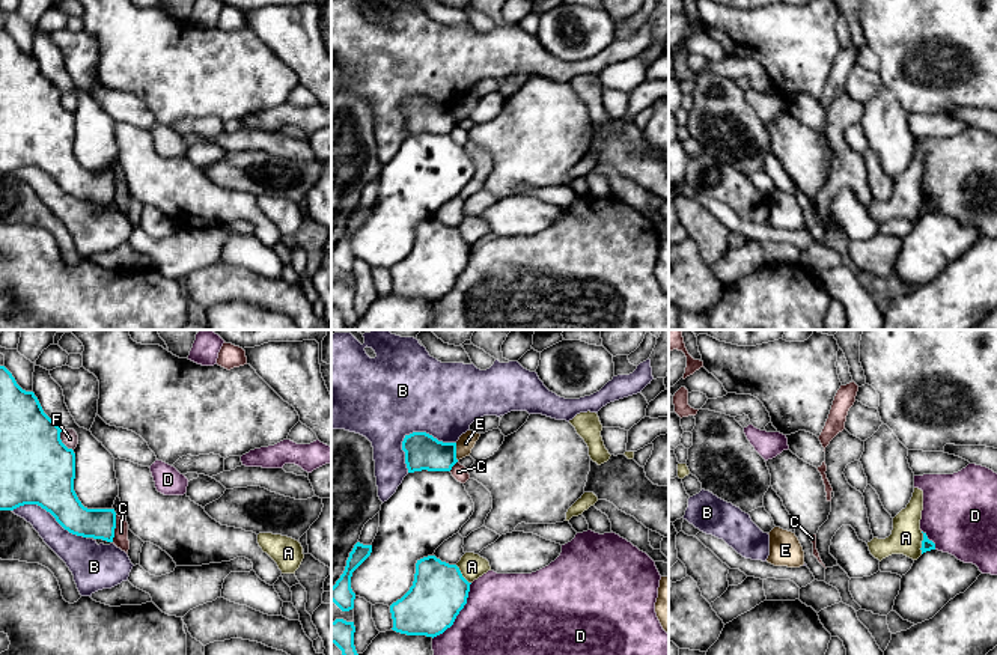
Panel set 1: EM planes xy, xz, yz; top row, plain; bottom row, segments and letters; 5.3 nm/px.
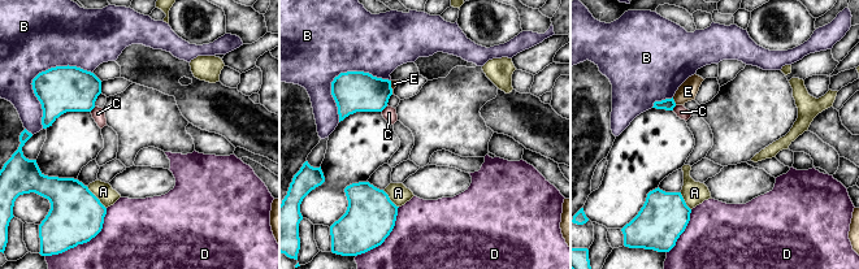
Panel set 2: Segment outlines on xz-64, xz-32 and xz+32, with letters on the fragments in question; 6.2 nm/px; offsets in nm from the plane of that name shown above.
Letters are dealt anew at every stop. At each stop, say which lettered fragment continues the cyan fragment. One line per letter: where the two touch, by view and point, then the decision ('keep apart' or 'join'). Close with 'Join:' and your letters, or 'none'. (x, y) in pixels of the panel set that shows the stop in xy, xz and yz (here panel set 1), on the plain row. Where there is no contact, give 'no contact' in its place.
A: contact yz (922, 205); keep apart
B: contact xz (413, 95); keep apart
C: contact xy (115, 190); keep apart
D: contact xz (458, 276); keep apart
E: contact xz (455, 115); keep apart
F: contact xy (60, 104); keep apart
Join: none

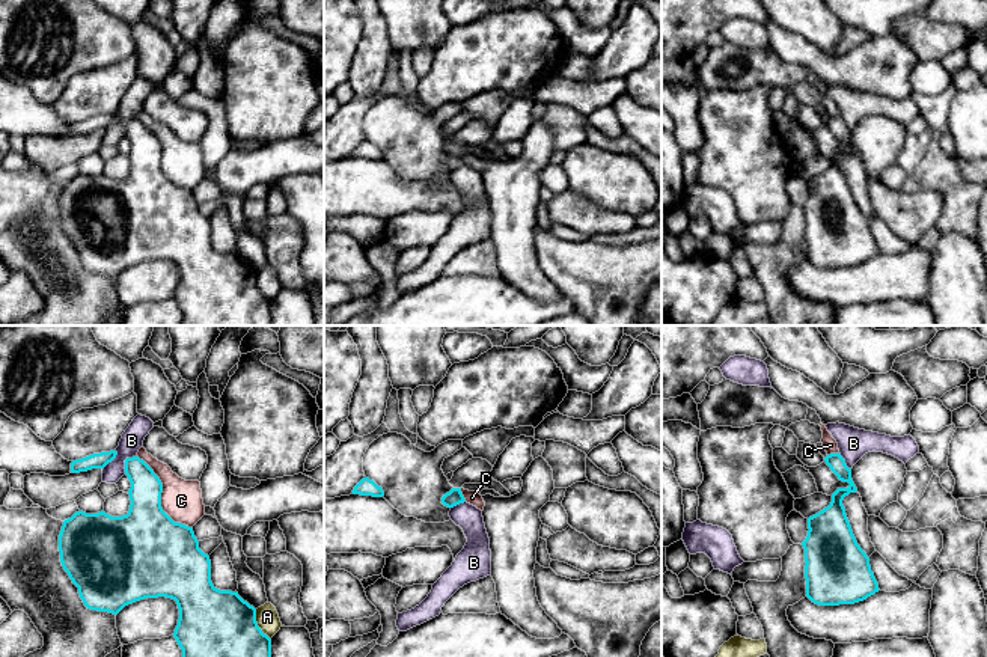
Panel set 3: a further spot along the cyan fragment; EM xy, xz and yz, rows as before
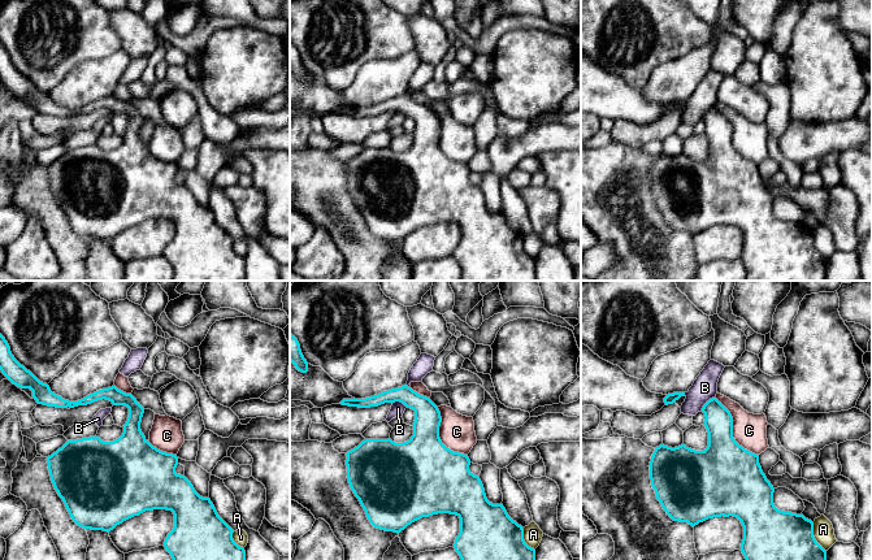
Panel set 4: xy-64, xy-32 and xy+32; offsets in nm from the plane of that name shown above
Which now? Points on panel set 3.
A: contact xy (256, 287); keep apart
B: contact xy (125, 124); keep apart
C: contact xy (160, 160); keep apart
Join: none

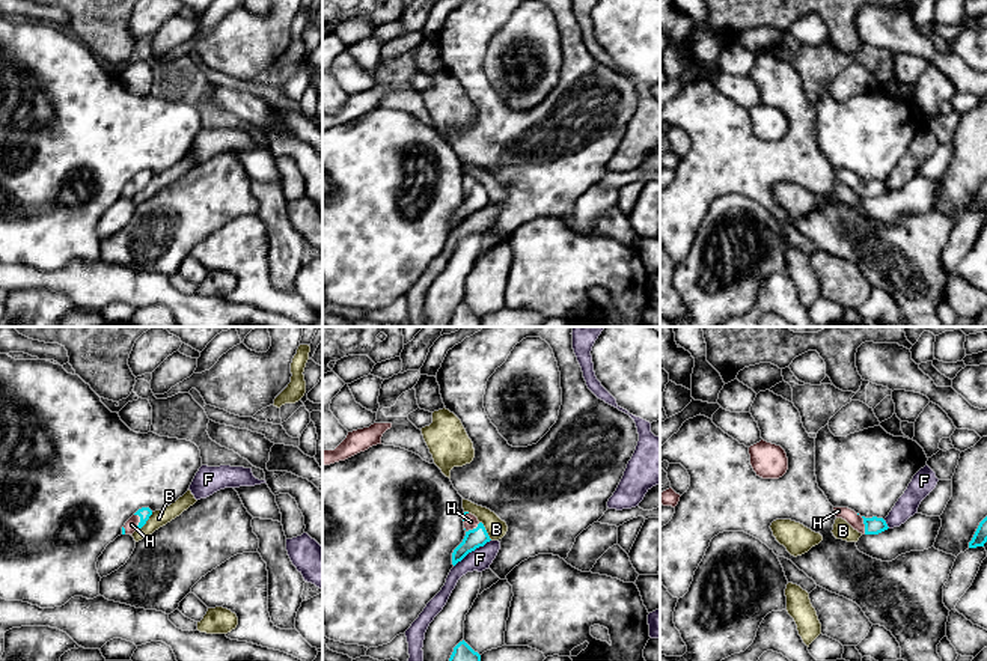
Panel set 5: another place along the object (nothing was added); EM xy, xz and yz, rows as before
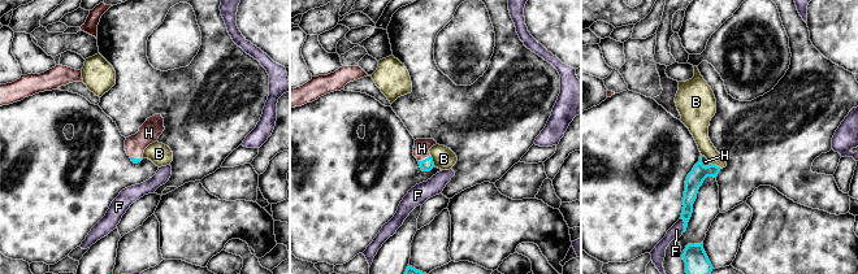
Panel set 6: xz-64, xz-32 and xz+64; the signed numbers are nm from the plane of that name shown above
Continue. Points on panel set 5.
B: contact xy (146, 182); keep apart
F: contact xz (472, 213); keep apart
H: contact xz (473, 191); join
Join: H

